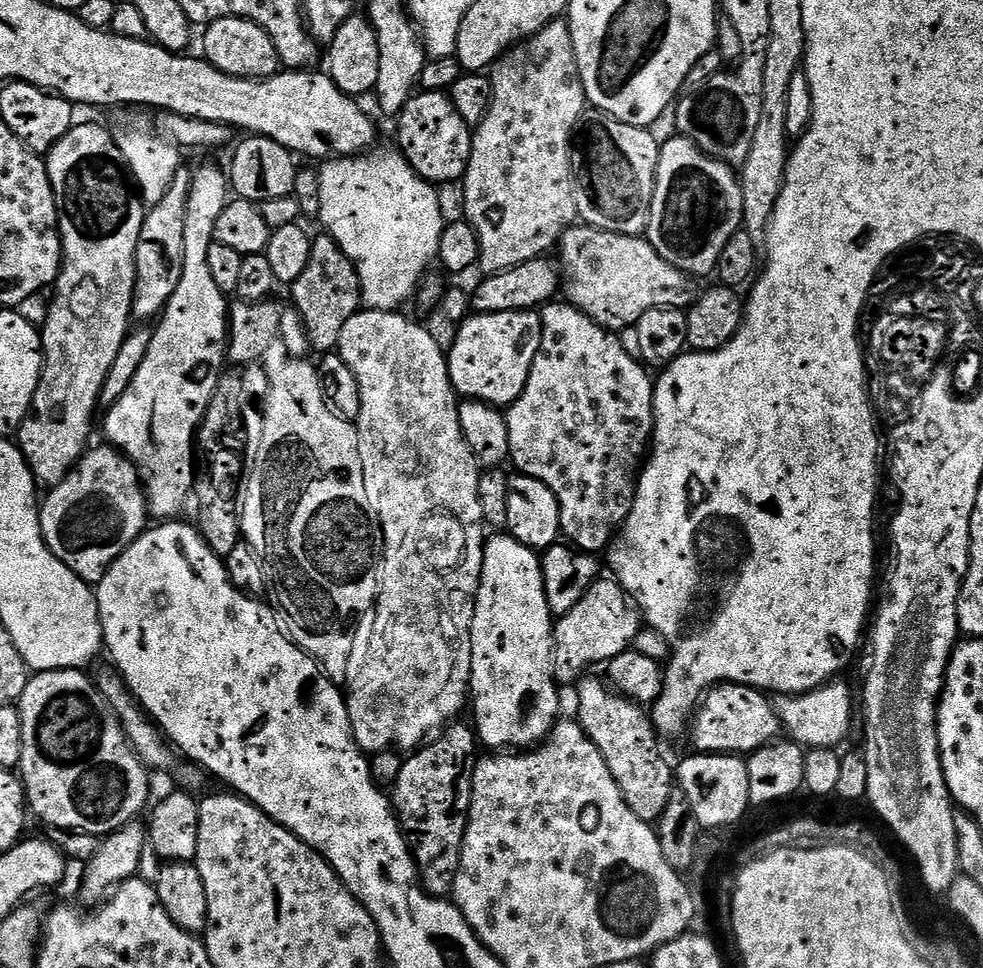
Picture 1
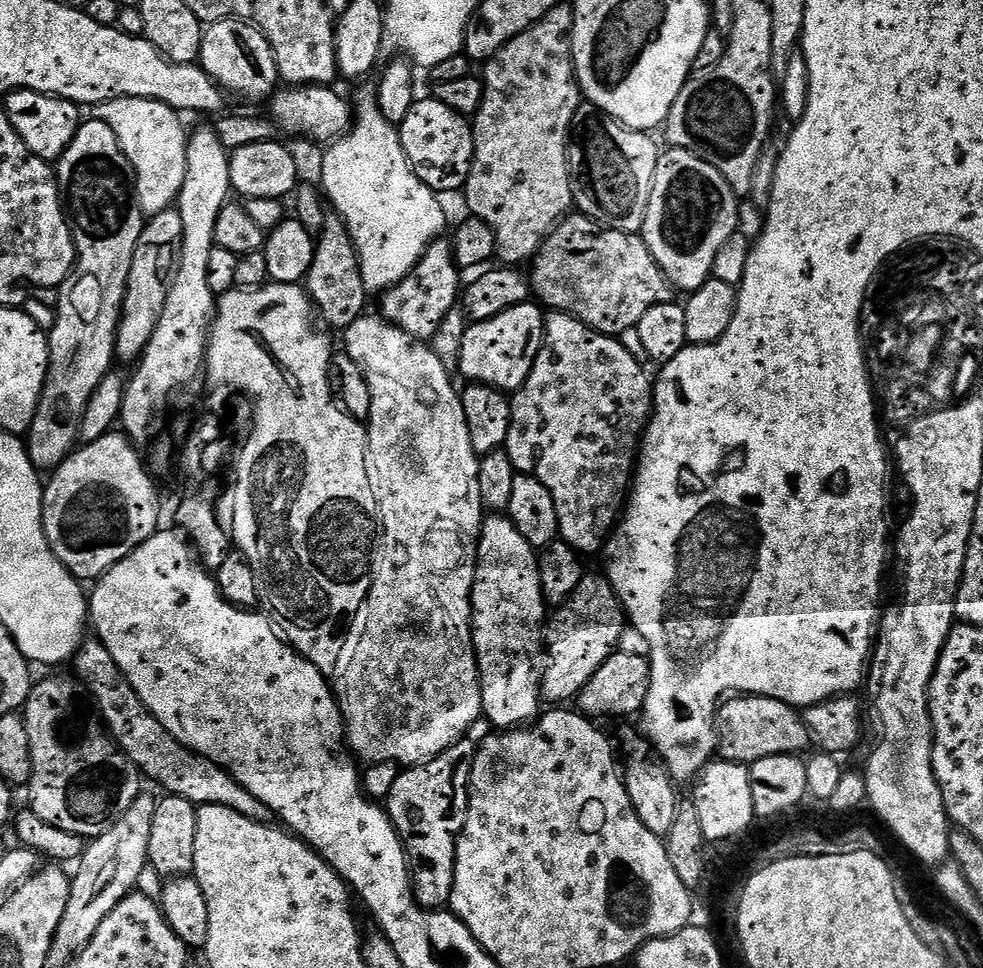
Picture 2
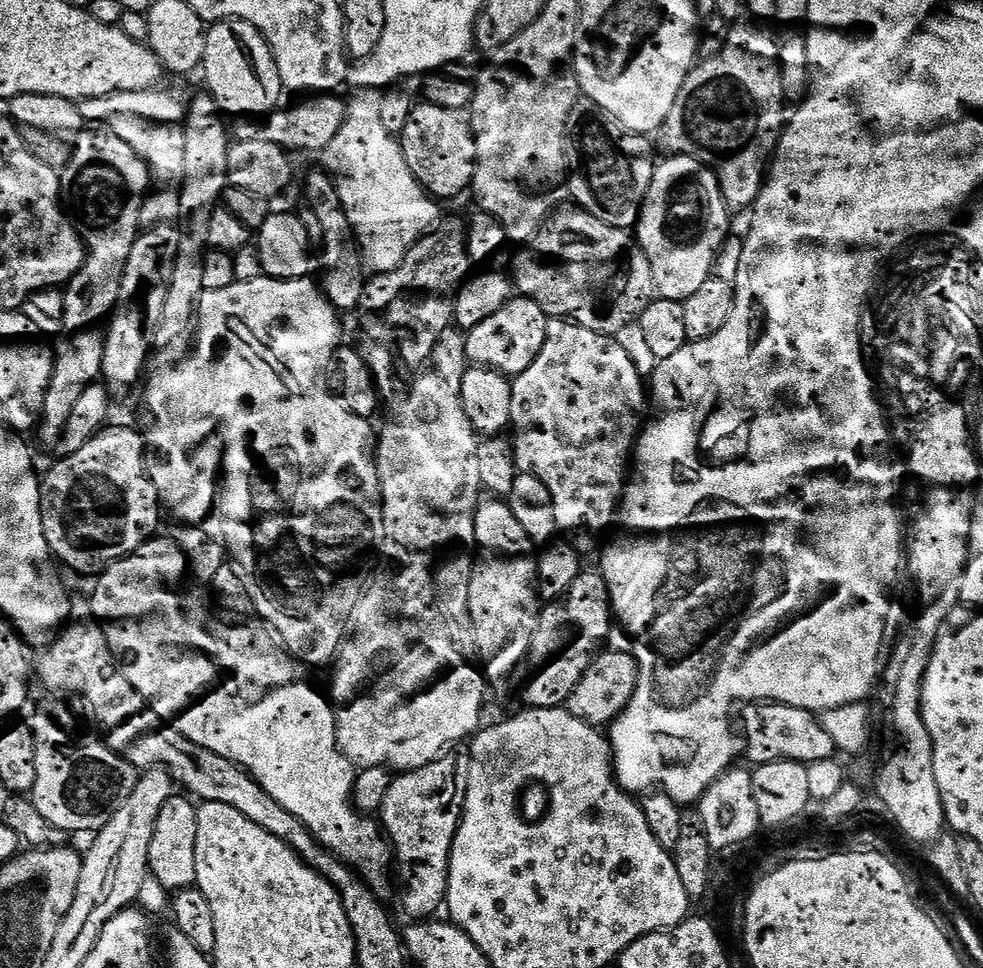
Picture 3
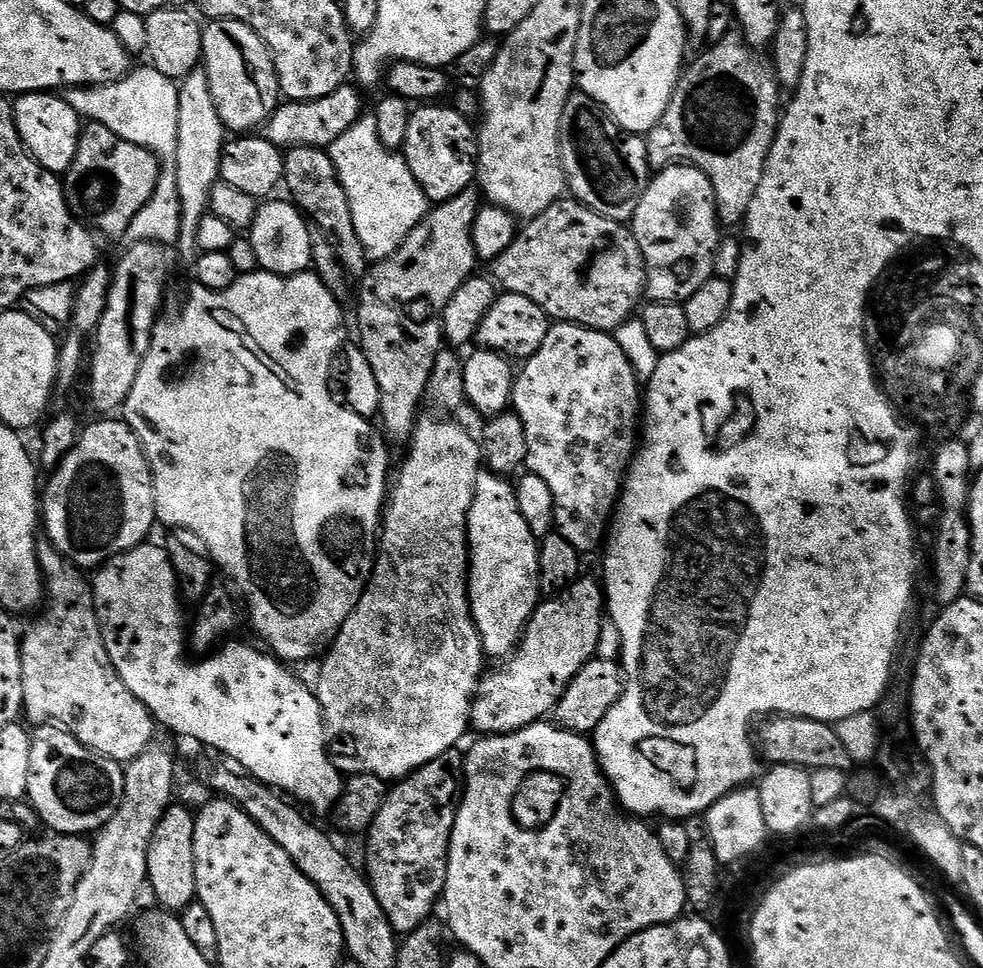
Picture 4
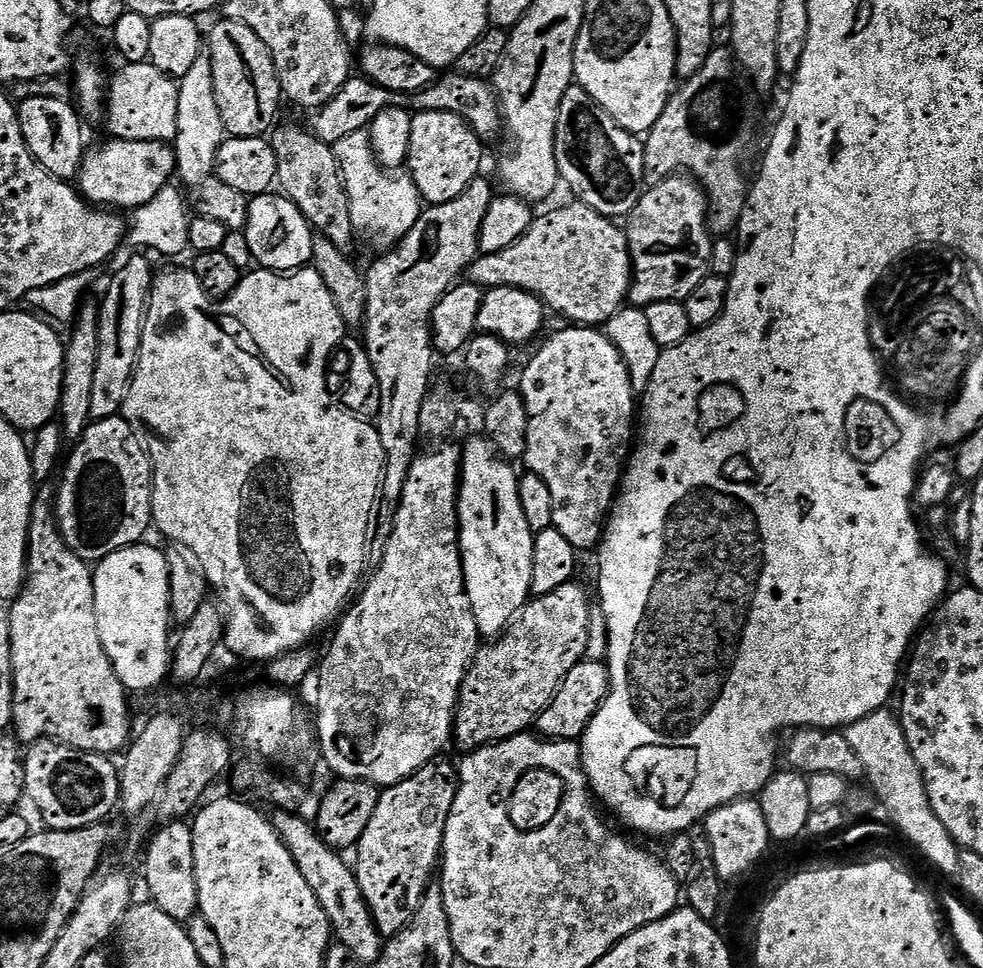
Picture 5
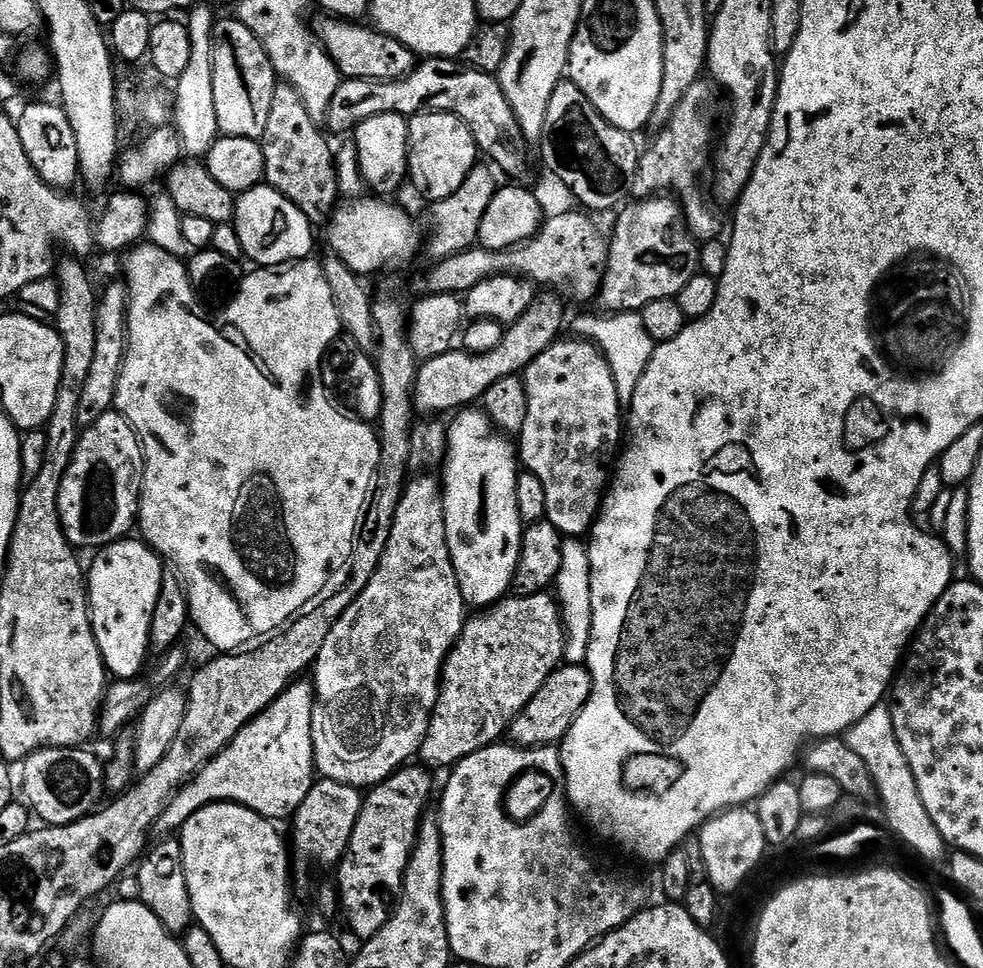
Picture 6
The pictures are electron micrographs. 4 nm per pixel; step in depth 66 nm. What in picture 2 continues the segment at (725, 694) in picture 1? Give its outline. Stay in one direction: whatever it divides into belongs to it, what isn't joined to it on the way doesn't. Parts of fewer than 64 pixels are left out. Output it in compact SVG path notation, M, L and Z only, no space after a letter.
M732 694L727 697L721 703L718 709L718 748L721 753L727 759L745 766L751 766L754 762L758 762L762 758L770 758L774 754L790 754L791 756L800 756L801 754L807 753L808 747L813 747L814 737L810 729L808 729L808 724L805 723L803 715L797 709L793 708L792 705L782 702L778 698L766 698L765 696L753 696L751 694Z

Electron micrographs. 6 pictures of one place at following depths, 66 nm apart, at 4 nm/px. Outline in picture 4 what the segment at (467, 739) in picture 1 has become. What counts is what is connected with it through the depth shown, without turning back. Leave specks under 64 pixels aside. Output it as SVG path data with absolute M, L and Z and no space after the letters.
M453 750L434 758L426 766L405 776L389 791L384 804L378 810L371 828L366 833L368 839L368 868L366 875L372 883L374 894L397 933L407 934L429 923L432 907L437 907L443 897L448 877L448 843L454 830L456 810L464 790L465 753Z

